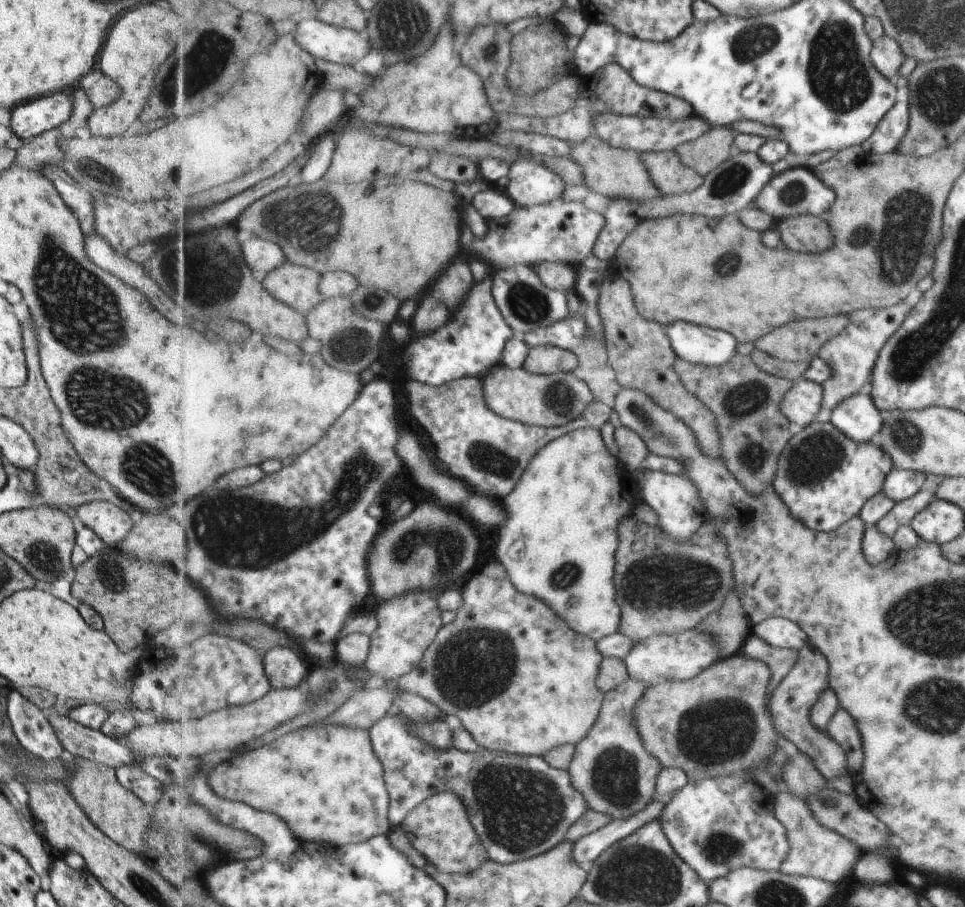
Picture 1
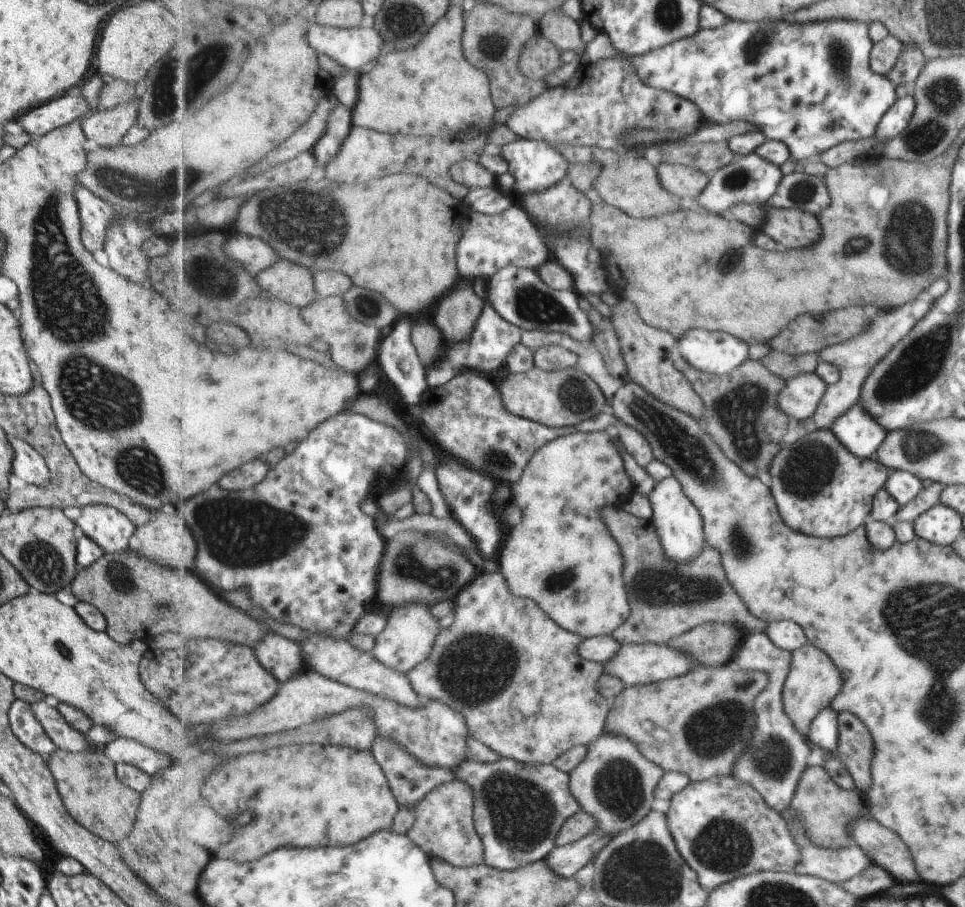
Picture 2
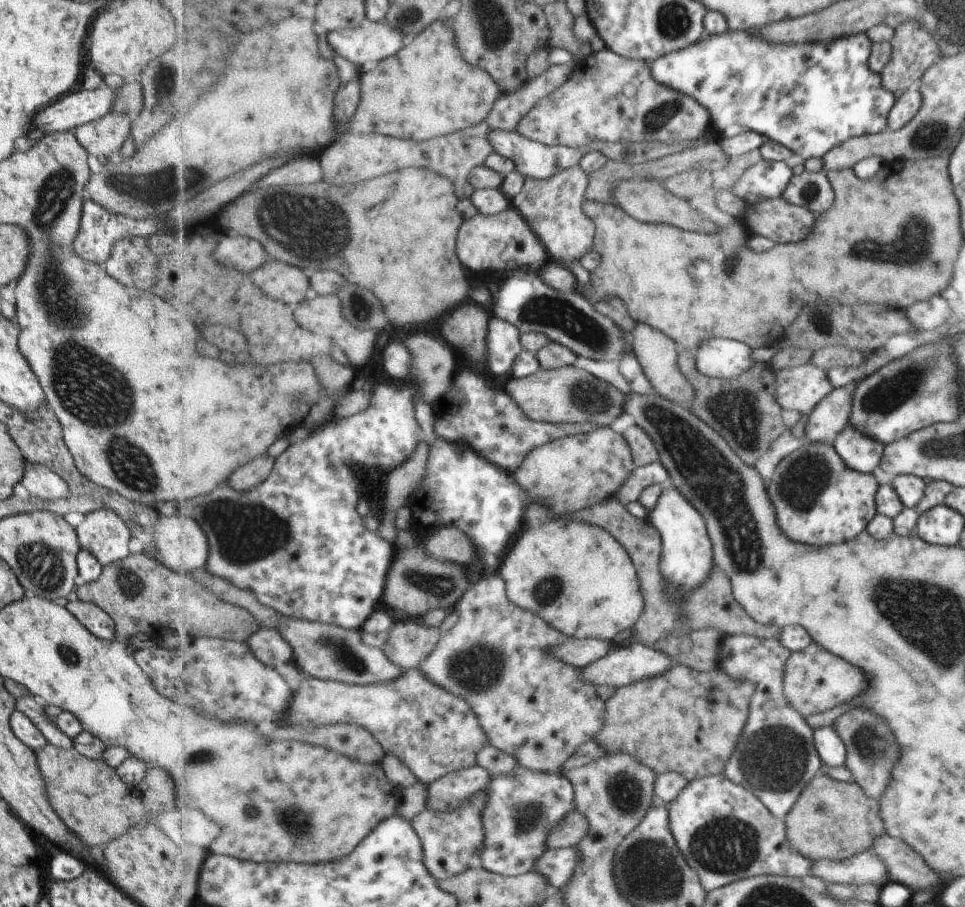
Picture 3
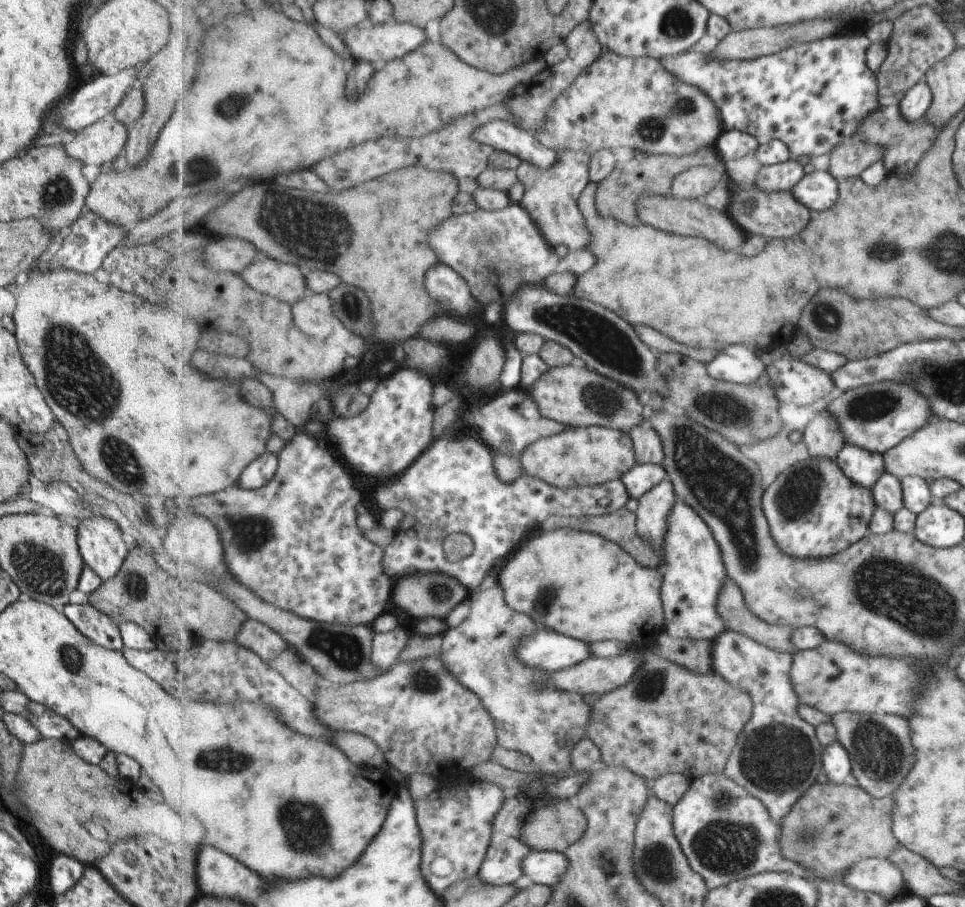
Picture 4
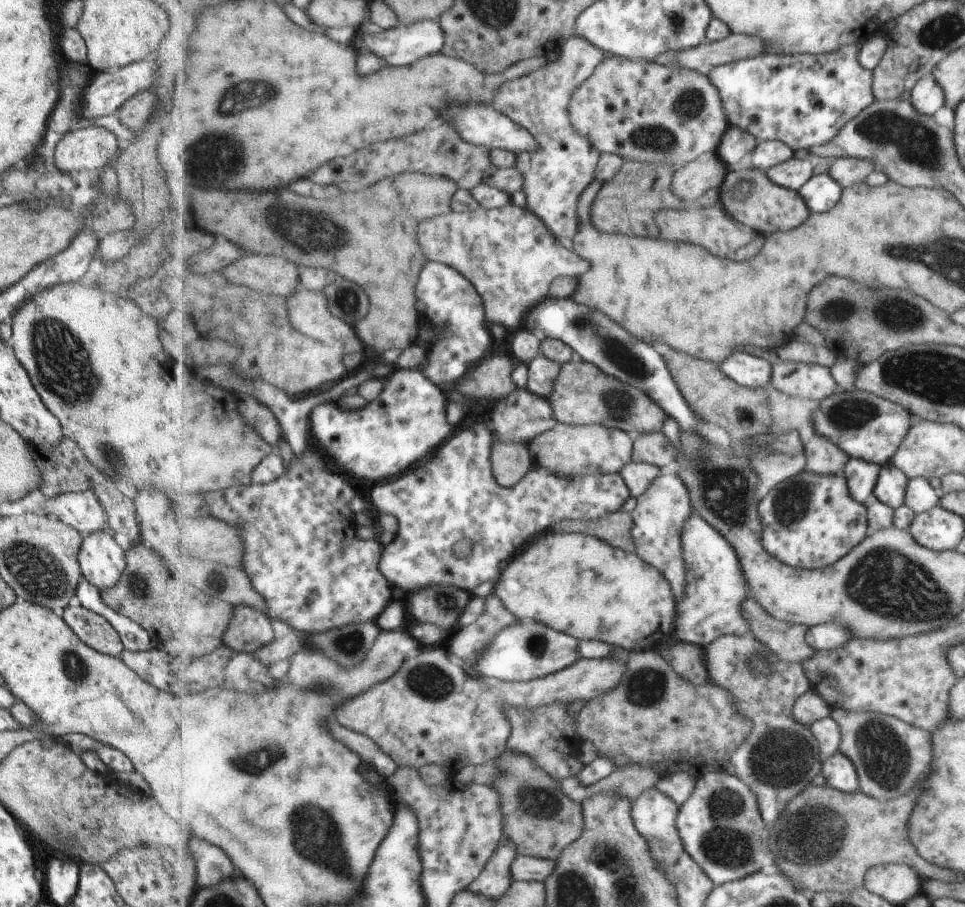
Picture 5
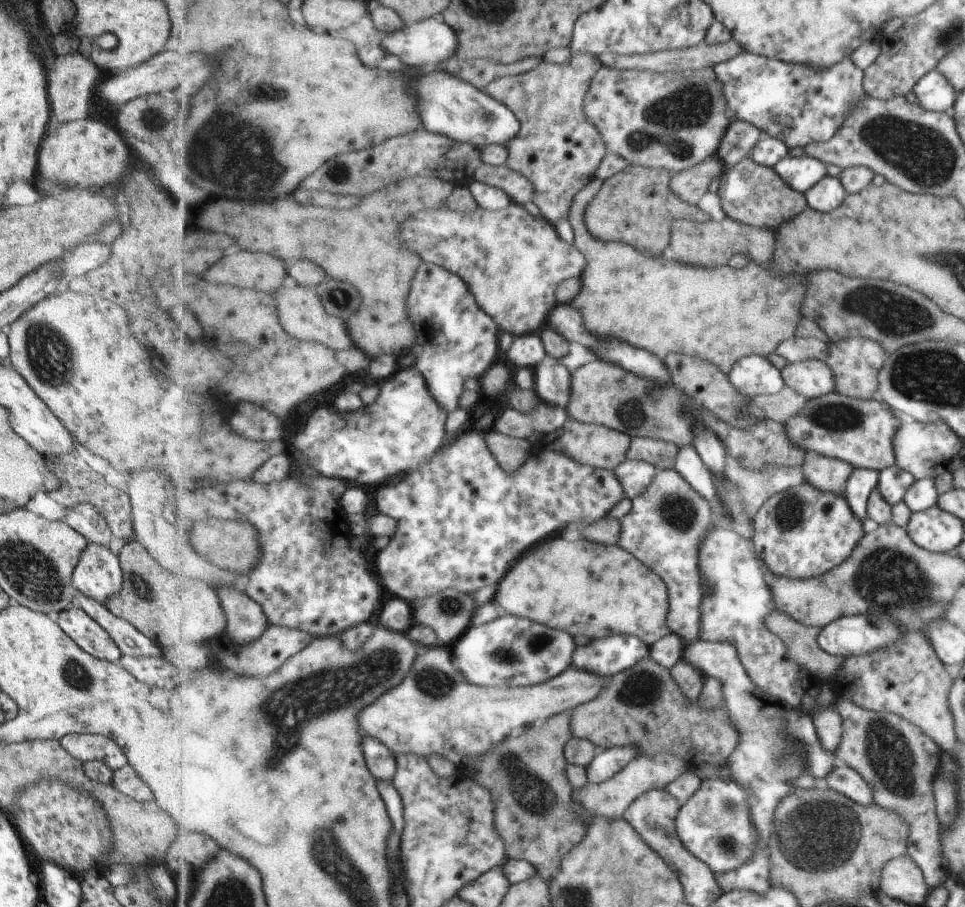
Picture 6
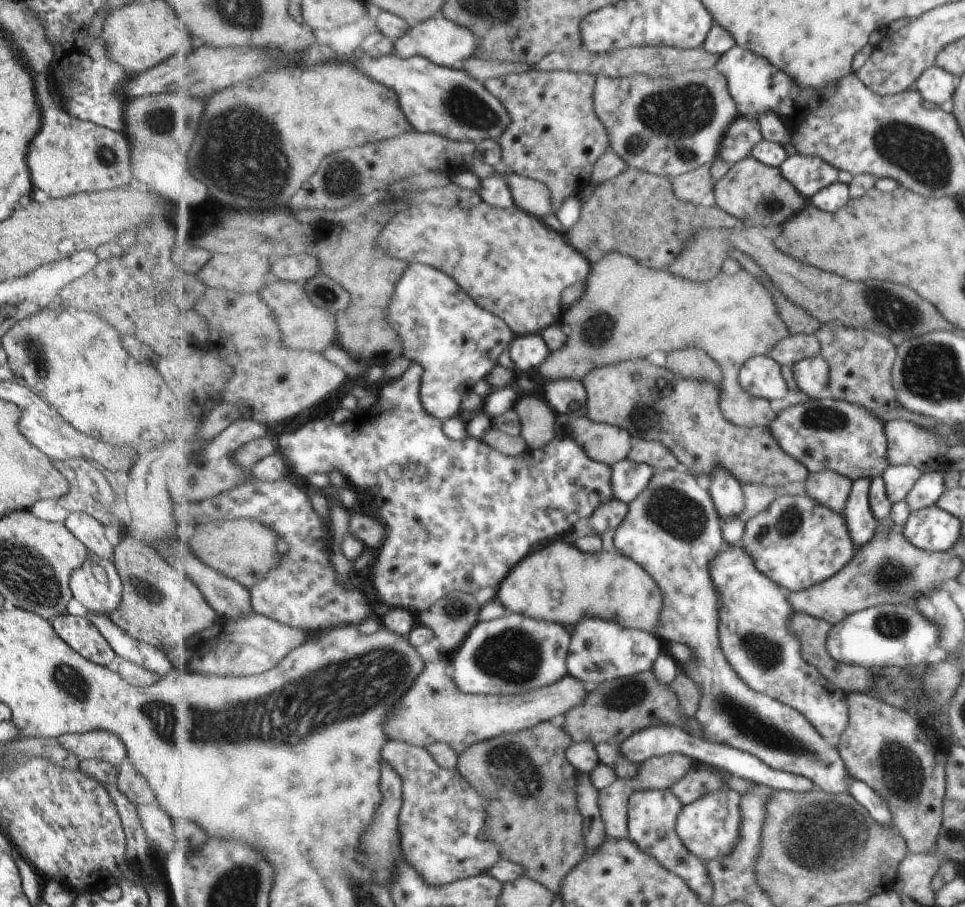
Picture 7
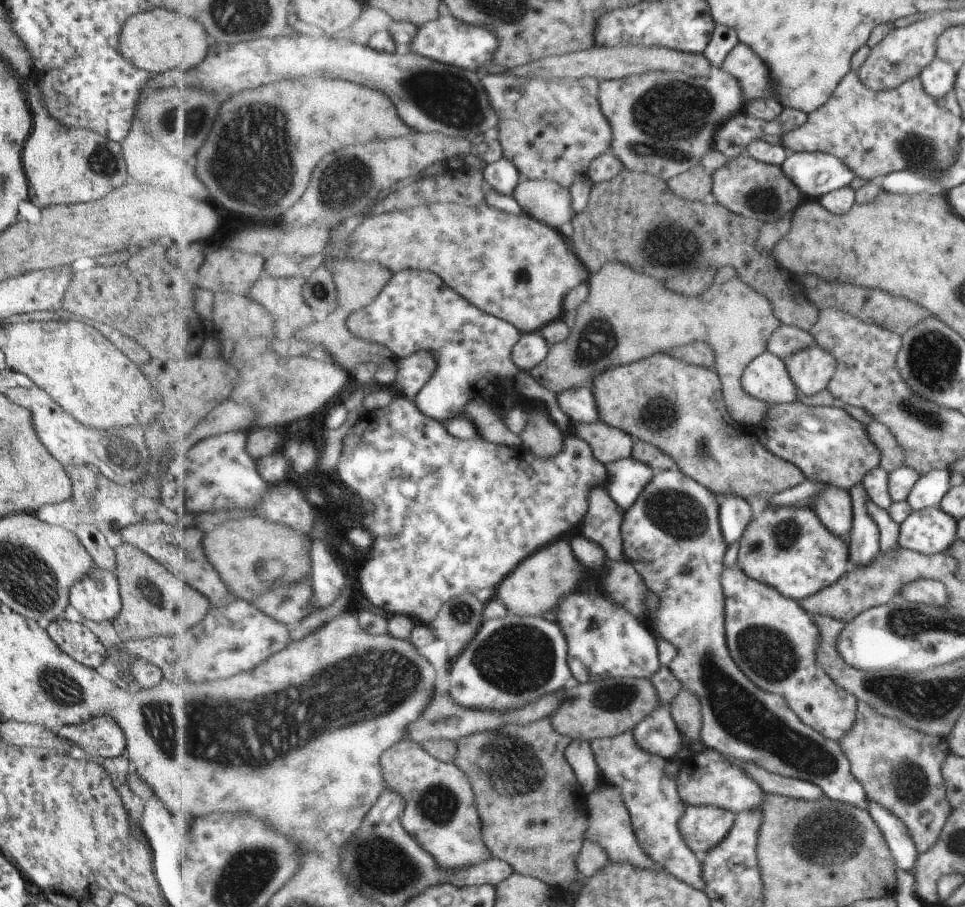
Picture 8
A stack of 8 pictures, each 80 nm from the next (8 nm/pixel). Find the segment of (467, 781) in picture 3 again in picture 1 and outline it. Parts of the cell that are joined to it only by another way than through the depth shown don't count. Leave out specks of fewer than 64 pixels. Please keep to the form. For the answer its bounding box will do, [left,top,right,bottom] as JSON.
[400,793,490,874]

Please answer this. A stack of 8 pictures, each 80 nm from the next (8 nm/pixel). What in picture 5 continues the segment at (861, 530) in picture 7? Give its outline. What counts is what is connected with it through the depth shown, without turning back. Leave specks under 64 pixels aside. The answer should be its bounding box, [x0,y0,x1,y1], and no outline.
[842,457,880,504]

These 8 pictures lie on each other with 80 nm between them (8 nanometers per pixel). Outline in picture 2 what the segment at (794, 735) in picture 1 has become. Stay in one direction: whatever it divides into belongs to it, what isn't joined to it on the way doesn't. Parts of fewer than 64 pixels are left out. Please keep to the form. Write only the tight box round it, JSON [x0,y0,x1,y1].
[783,642,841,765]

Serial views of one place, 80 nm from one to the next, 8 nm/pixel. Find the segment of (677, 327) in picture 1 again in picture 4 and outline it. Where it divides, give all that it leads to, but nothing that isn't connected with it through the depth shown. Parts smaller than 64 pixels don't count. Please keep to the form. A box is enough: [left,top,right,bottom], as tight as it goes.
[708,344,768,384]

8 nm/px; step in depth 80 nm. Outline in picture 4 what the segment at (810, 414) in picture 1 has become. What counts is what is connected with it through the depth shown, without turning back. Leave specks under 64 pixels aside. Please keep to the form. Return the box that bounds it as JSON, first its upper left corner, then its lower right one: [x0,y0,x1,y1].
[767,358,838,406]

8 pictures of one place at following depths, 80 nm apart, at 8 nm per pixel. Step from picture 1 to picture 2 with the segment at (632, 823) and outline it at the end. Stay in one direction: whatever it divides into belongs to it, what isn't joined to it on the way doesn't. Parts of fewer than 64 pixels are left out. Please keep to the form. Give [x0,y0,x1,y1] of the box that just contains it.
[547,831,615,877]

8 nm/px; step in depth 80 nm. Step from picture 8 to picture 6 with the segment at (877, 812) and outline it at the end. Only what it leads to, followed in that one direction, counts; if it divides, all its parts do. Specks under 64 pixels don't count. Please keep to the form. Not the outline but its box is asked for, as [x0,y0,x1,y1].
[824,763,876,805]

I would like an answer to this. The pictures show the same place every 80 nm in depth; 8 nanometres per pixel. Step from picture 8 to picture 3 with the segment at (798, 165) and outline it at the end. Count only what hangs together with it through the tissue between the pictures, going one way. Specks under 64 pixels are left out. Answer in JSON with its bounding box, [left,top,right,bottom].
[729,158,792,200]

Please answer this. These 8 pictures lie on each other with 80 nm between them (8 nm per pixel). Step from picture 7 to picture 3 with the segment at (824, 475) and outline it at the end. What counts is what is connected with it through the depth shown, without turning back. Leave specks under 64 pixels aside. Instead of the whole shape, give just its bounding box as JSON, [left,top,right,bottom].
[808,383,855,443]

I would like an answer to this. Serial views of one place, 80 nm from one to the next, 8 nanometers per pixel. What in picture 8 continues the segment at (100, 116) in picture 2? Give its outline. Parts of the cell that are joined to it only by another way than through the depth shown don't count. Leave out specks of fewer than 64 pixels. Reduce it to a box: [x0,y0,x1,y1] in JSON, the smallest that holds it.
[21,78,127,208]

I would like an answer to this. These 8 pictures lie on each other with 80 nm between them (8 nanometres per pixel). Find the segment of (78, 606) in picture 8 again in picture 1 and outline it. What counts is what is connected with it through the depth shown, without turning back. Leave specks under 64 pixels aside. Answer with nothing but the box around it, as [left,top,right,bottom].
[71,501,135,548]

